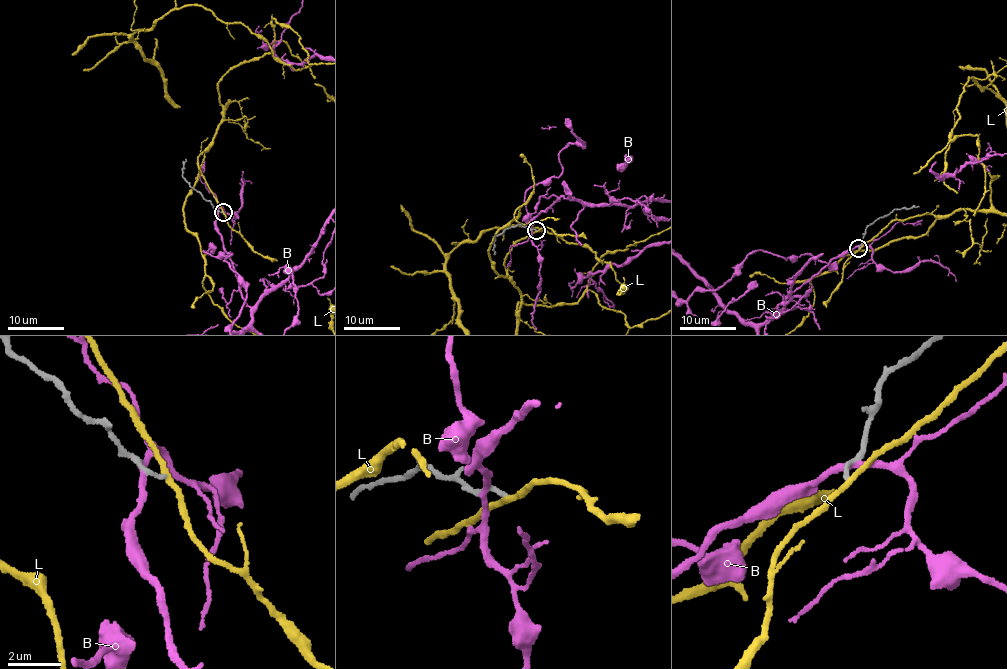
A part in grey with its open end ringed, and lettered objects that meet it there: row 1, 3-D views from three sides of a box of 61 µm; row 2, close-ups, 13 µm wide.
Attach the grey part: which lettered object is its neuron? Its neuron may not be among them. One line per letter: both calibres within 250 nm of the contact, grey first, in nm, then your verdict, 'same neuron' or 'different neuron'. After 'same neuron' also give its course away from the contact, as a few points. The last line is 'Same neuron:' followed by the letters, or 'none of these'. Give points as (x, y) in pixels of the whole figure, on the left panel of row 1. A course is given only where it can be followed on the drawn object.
B: calibres 260 and 220 nm; different neuron
L: calibres 180 and 200 nm; different neuron
Same neuron: none of these

